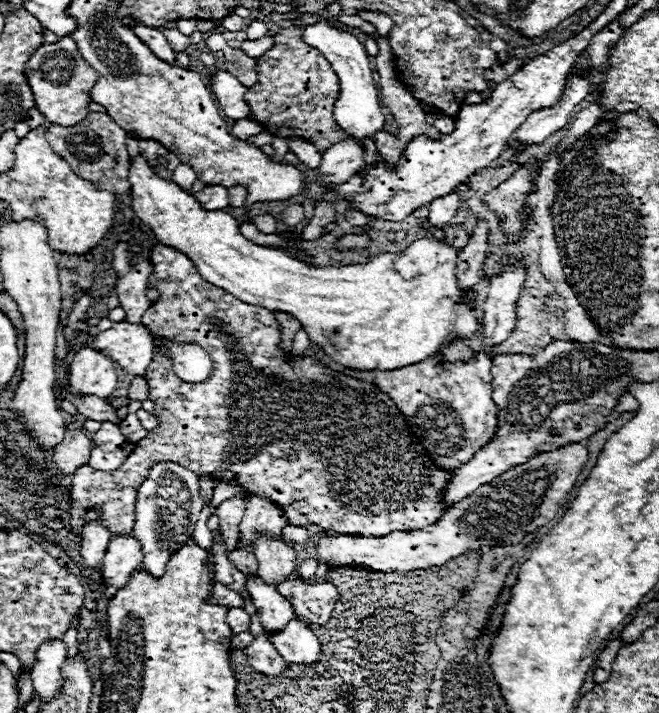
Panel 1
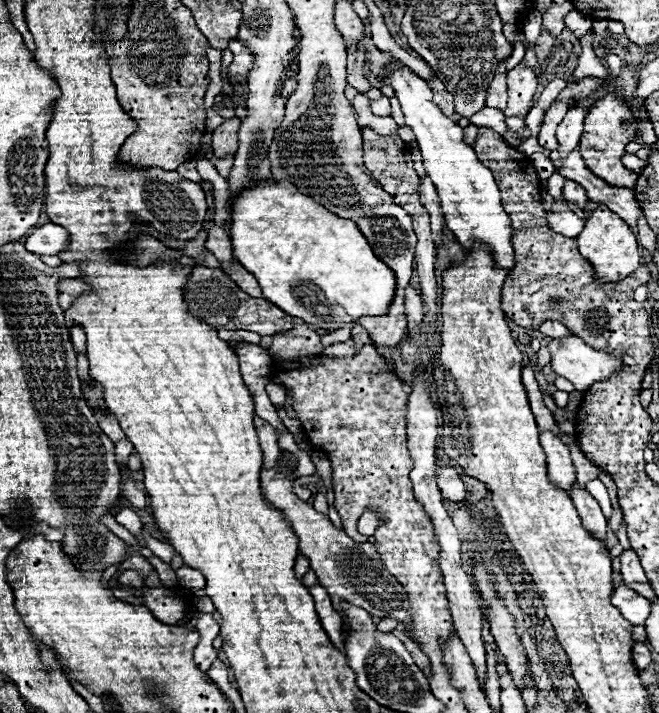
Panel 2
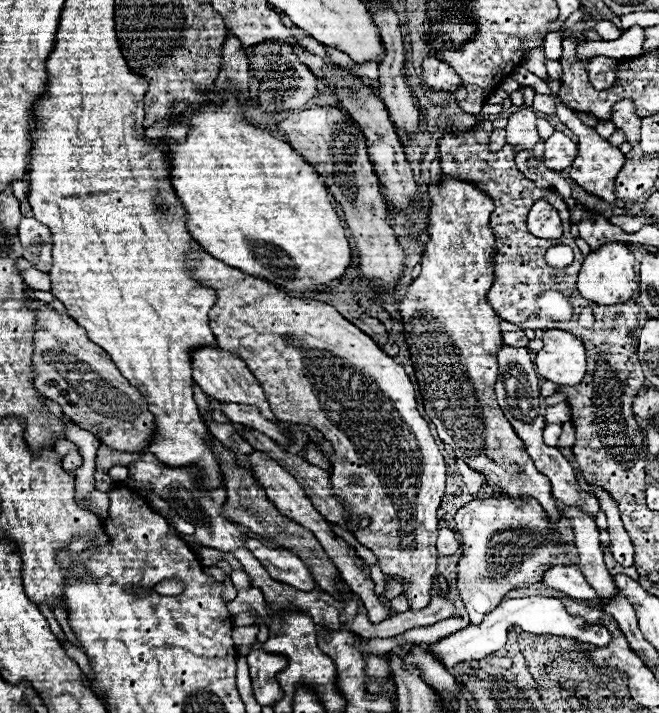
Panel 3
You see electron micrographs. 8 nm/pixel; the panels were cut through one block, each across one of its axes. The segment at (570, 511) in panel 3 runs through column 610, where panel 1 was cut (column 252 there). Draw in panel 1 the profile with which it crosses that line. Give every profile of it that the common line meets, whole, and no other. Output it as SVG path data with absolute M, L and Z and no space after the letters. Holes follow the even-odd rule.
M248 576L246 588L258 610L264 632L280 632L294 618L290 602L278 594L276 588L260 582L258 576Z

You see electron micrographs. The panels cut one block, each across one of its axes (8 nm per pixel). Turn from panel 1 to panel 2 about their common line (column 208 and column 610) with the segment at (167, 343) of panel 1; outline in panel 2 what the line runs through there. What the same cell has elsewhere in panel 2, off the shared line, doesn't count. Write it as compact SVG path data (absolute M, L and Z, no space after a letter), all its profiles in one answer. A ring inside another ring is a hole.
M576 336L556 338L548 344L548 348L552 352L552 370L570 380L580 392L588 390L594 382L606 380L606 376L612 376L612 372L622 368L620 358L596 352Z

